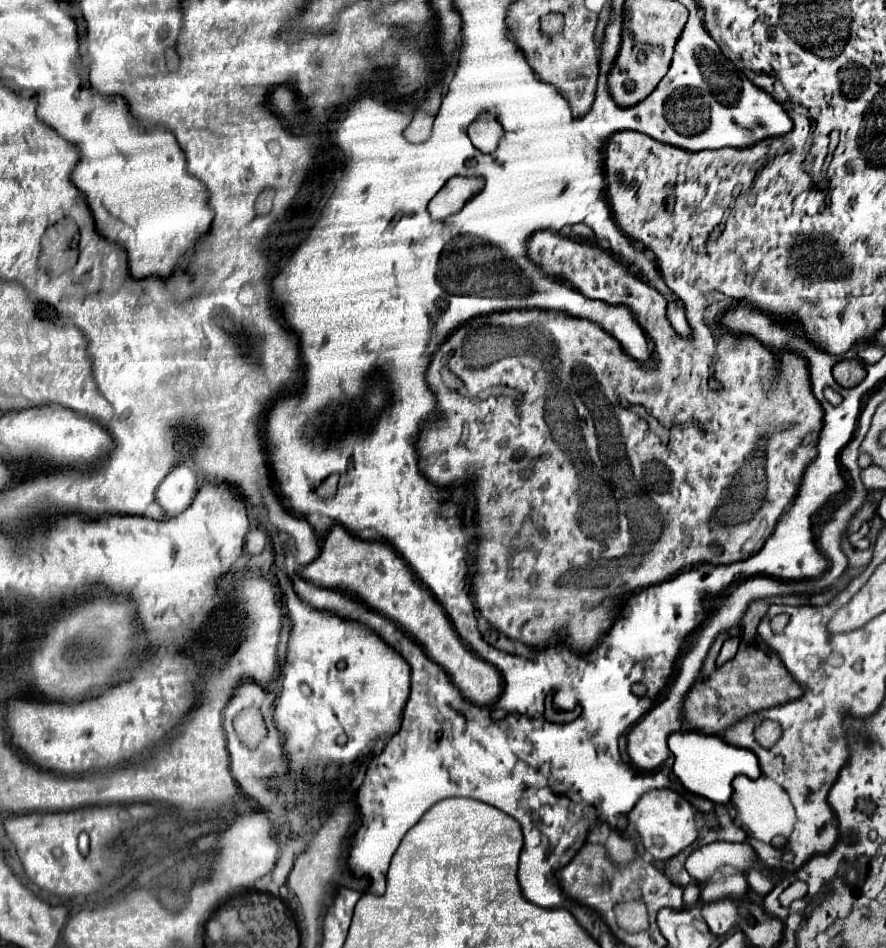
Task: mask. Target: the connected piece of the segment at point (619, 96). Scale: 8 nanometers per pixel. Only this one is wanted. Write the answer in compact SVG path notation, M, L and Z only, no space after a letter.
M647 49L643 51L643 55L645 55L643 63L625 65L625 57L617 53L617 59L609 69L607 75L609 95L621 107L631 107L645 99L669 69L669 61L647 59Z

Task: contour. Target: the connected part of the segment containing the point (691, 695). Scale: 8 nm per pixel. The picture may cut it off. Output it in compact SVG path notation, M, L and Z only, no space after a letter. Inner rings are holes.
M795 595L753 601L747 607L741 623L737 627L729 629L727 633L717 635L717 639L713 641L713 645L711 645L705 661L703 661L703 667L701 667L697 681L693 683L693 687L689 689L689 693L683 699L683 725L687 729L699 731L699 733L705 733L705 735L719 735L719 733L727 731L729 727L737 725L749 713L757 713L757 711L763 711L763 709L771 709L771 707L789 703L803 693L801 687L785 671L779 657L775 653L767 653L769 647L765 647L761 643L761 639L757 637L759 621L767 613L769 605L779 603L779 601L787 603L787 605L795 605ZM729 637L741 639L739 651L731 661L717 667L715 659L719 655L723 641L729 639Z

